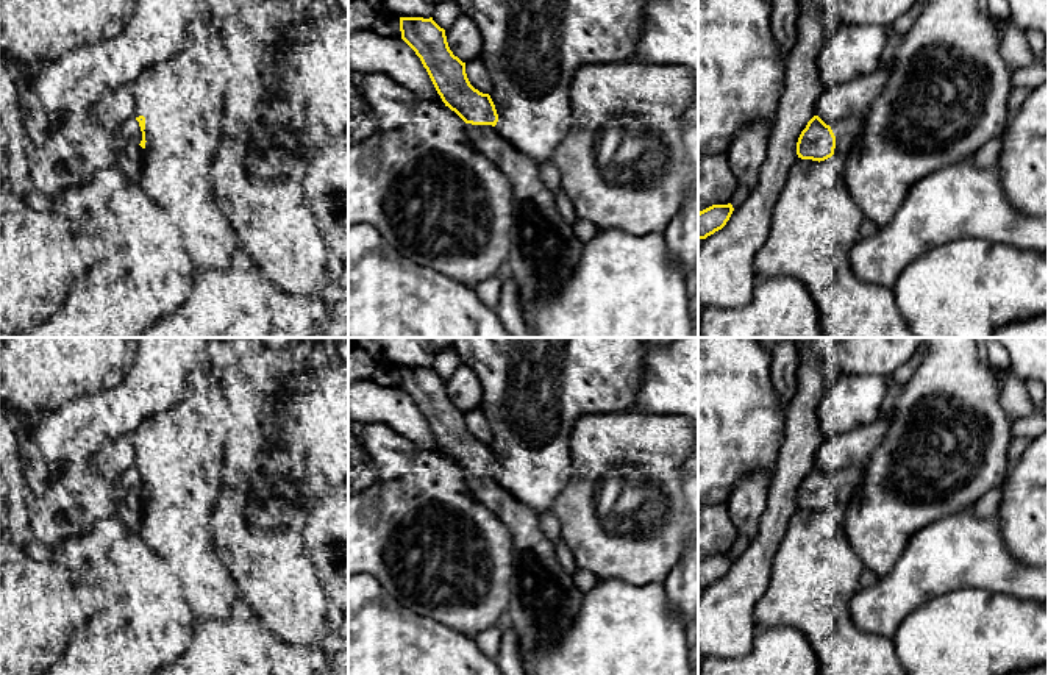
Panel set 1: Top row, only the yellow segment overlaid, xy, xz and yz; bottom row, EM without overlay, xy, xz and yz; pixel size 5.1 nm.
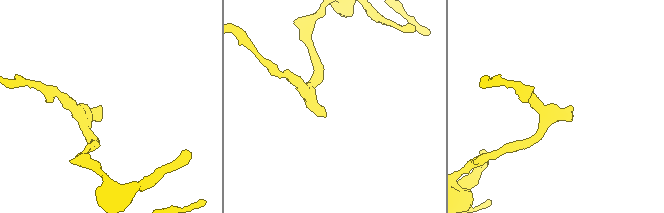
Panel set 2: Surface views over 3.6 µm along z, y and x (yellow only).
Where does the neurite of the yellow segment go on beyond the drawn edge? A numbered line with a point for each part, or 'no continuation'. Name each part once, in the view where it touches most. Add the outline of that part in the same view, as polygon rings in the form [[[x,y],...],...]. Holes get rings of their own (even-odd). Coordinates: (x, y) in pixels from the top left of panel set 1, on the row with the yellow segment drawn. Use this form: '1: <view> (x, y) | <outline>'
1: xy (130, 135) | [[[134,119],[128,120],[116,134],[120,152],[125,153],[137,166],[145,162],[145,148],[139,144],[142,141],[142,131],[139,122]]]

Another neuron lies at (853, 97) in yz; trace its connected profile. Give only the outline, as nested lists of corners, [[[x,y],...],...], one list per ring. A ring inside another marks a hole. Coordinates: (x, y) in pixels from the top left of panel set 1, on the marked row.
[[[890,64],[879,66],[872,75],[856,78],[836,89],[825,89],[815,105],[815,116],[832,127],[842,119],[862,114],[884,91],[890,77]]]

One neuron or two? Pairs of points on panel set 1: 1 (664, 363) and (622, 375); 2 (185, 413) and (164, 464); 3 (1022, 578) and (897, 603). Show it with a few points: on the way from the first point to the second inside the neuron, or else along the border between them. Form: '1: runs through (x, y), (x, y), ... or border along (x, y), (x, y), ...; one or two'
1: border along (645, 353), (645, 371), (634, 403); two
2: runs through (185, 425), (185, 442), (177, 452); one
3: runs through (990, 574), (928, 574); one

